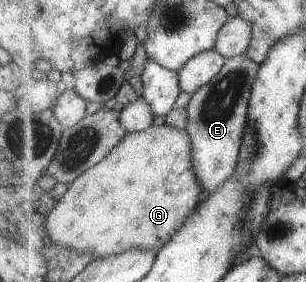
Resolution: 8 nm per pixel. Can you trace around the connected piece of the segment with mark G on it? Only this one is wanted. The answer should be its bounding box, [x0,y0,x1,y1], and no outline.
[48,124,204,260]

